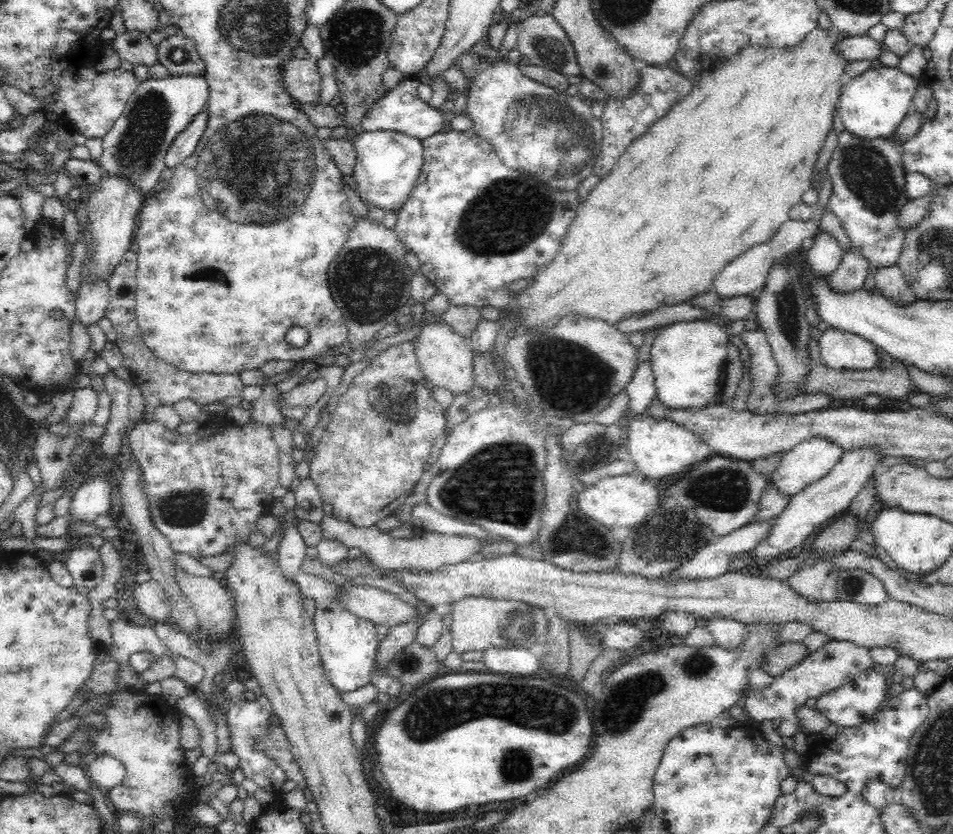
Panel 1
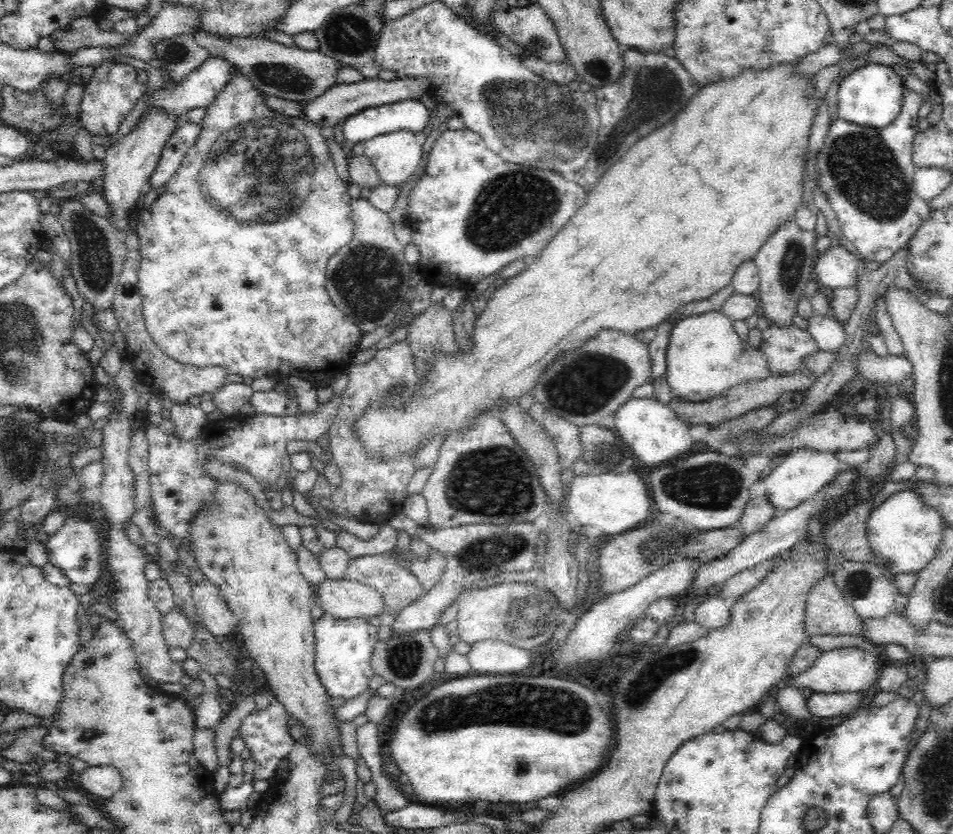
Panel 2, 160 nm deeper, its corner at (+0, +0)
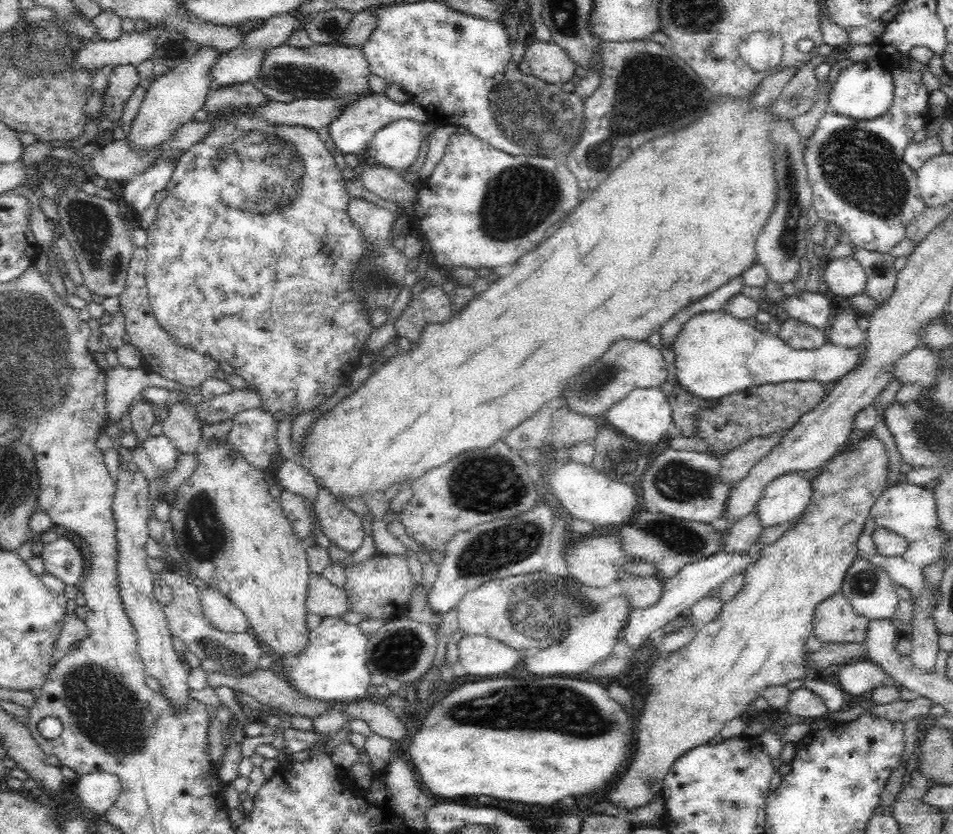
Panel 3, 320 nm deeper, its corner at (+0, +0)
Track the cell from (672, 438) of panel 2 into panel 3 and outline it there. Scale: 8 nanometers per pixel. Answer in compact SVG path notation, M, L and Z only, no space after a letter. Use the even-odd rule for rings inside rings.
M636 388L629 396L614 404L605 412L608 424L617 431L626 435L628 439L642 442L648 448L660 446L667 438L666 428L672 424L672 409L669 404L669 396L666 396L660 388Z

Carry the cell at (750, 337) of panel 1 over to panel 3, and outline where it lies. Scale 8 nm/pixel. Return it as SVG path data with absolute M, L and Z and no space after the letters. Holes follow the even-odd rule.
M784 320L781 327L778 339L796 350L817 349L828 342L825 330L812 327L800 320Z

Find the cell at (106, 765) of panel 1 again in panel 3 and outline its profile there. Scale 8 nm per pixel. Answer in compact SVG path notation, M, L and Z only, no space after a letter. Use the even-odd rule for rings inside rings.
M94 771L83 774L74 788L82 800L83 810L96 815L105 815L119 799L121 787L119 777L116 775Z

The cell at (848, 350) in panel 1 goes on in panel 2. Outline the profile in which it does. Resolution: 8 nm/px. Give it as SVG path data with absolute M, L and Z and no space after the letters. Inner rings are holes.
M814 313L806 316L807 332L814 338L820 351L838 351L846 339L843 328L830 313L825 315Z

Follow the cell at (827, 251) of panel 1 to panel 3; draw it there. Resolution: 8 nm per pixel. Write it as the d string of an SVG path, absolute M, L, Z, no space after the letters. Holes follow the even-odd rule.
M854 257L829 261L822 276L828 291L838 296L854 296L865 292L867 276L864 267Z

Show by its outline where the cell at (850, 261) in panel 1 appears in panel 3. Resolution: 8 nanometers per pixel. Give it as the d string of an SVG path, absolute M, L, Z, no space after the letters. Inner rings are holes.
M847 308L834 318L834 324L826 332L828 343L849 349L864 344L865 332L858 327L854 315L853 310Z

